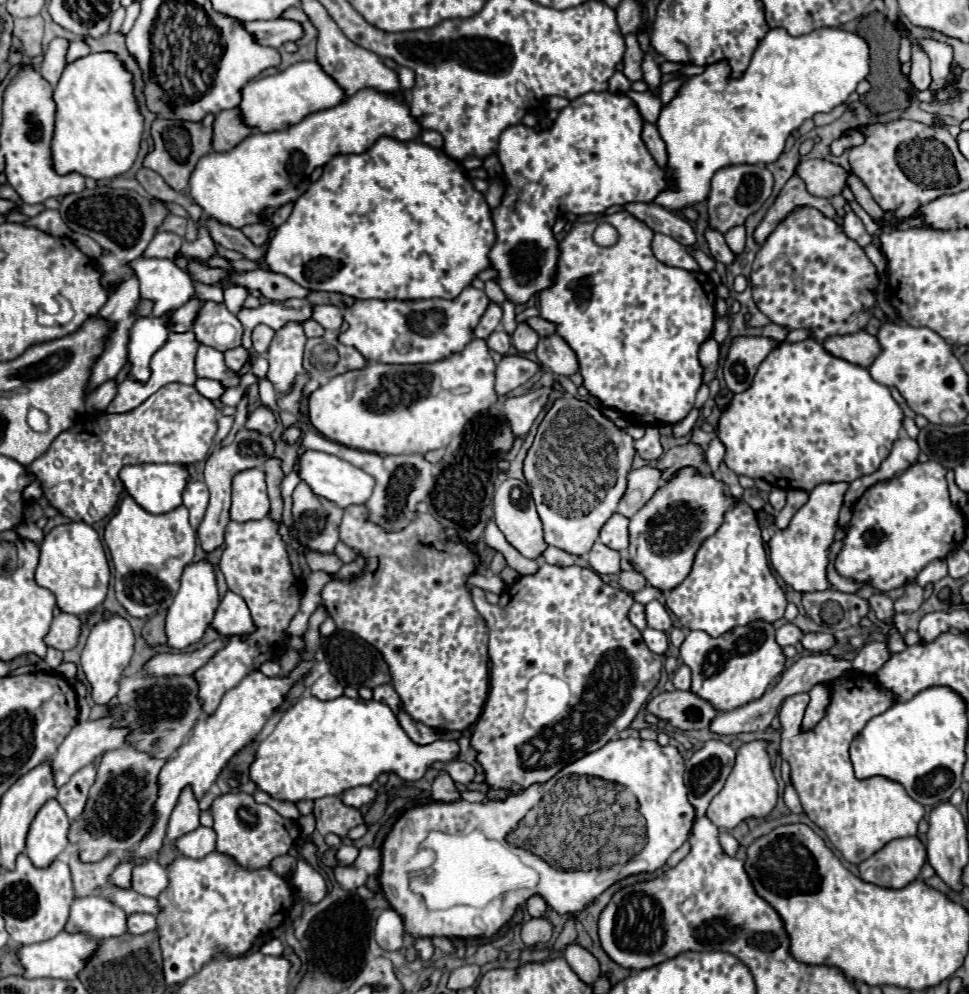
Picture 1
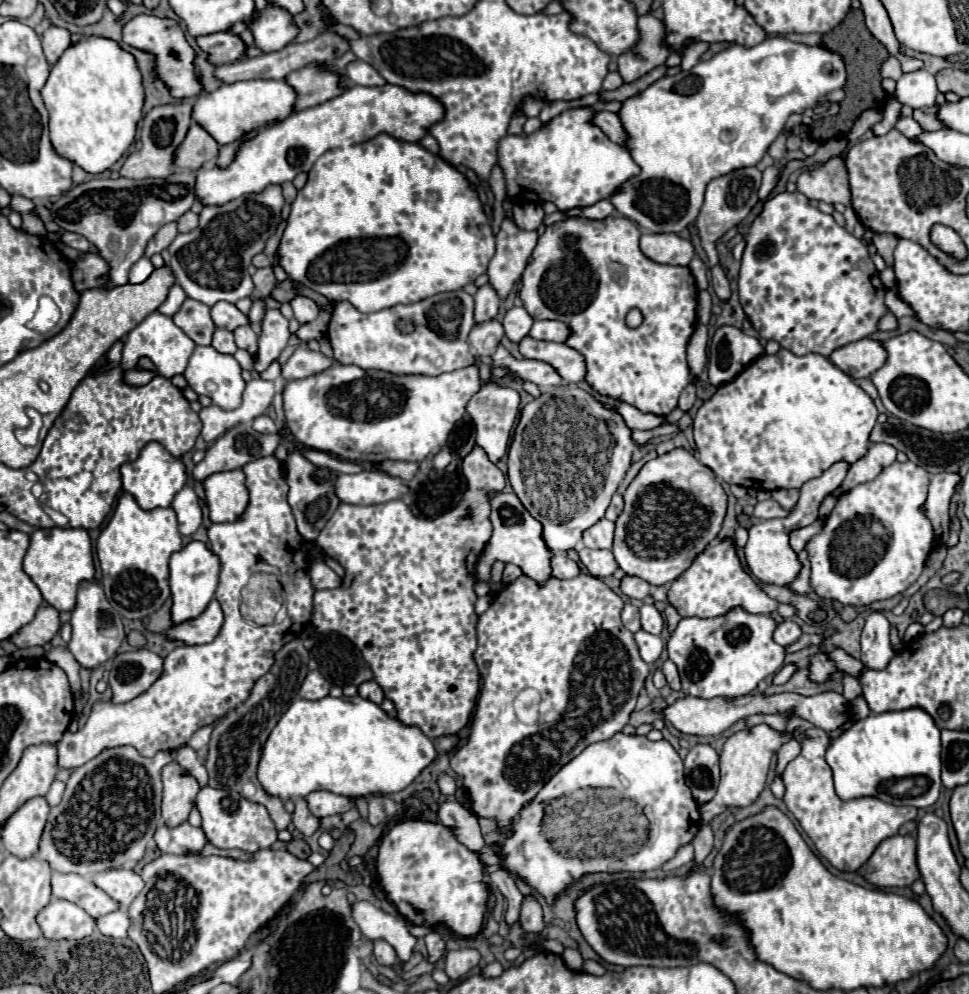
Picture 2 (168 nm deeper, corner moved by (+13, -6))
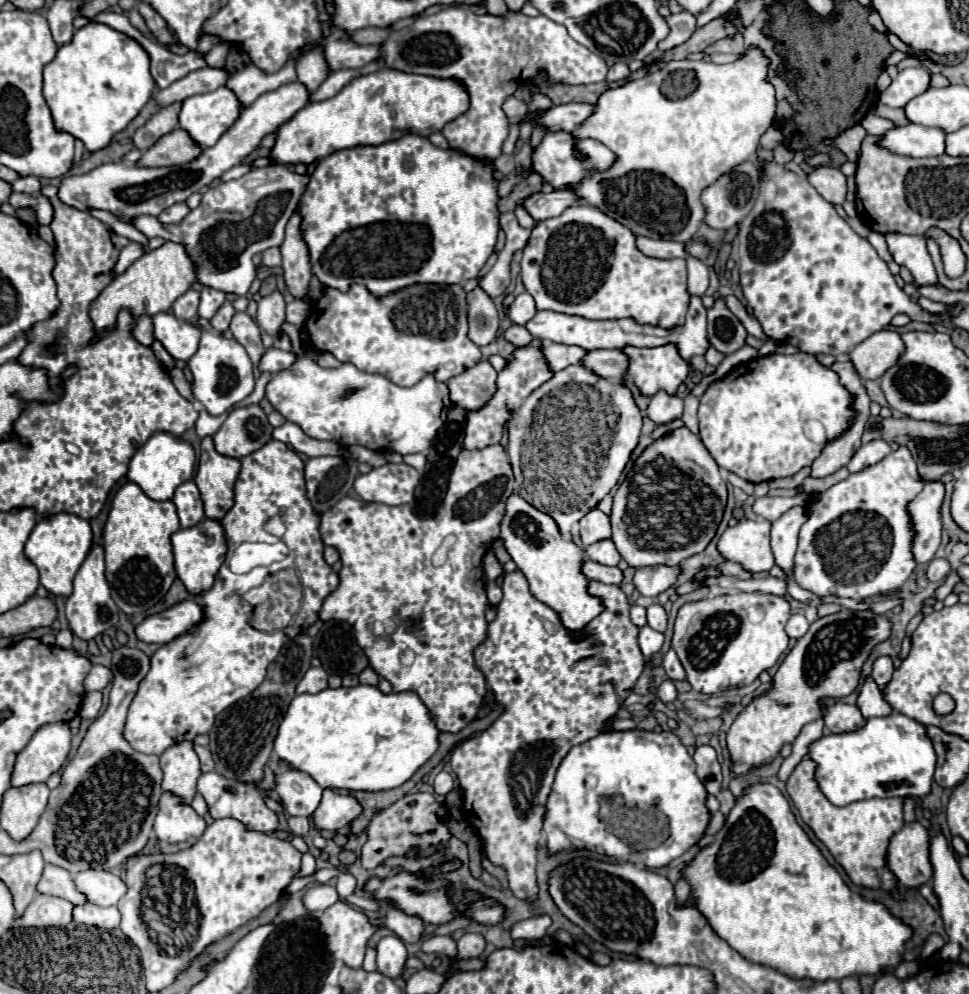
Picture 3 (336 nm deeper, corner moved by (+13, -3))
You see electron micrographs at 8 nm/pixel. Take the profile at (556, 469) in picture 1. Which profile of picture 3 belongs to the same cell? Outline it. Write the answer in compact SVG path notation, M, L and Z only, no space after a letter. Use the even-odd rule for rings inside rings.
M570 365L552 375L542 387L538 387L512 415L508 423L510 443L508 457L518 483L518 495L526 499L538 511L550 515L564 537L570 537L570 529L586 513L596 509L596 505L610 493L618 483L632 451L638 445L642 429L642 413L636 407L632 393L624 385L610 383L582 365Z

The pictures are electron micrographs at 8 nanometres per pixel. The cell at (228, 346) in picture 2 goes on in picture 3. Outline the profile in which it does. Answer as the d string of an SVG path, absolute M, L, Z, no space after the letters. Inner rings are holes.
M226 301L226 303L218 309L218 313L210 319L210 325L212 325L214 331L224 333L224 331L228 331L232 317L234 317L234 307L230 305L230 301Z

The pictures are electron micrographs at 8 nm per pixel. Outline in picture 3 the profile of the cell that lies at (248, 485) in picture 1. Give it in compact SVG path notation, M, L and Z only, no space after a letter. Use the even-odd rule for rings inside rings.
M210 437L202 439L202 455L194 483L200 489L208 519L220 521L234 505L234 483L240 473L240 461L220 455Z

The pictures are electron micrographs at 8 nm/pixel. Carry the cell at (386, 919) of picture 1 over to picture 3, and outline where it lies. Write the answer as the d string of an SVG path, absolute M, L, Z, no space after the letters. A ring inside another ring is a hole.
M384 937L384 939L380 939L376 951L378 951L378 955L376 955L378 971L388 975L388 977L398 977L402 967L404 967L404 961L408 957L402 939Z

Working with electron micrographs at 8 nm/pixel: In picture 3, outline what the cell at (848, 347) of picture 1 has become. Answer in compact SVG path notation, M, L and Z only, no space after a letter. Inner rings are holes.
M884 329L858 343L848 353L848 359L852 361L860 379L878 379L898 361L902 351L904 343L900 335L896 331Z

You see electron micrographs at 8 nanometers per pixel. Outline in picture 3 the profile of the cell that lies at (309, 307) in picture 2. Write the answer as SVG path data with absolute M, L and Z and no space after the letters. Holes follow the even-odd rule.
M296 213L288 225L286 225L286 239L280 247L282 253L282 271L284 271L284 283L288 291L296 299L304 299L308 293L310 283L310 259L308 259L308 247L302 241L300 233L300 215Z

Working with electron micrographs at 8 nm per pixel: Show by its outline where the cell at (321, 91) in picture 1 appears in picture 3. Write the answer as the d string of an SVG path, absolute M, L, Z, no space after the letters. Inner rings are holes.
M218 87L210 93L192 95L182 101L180 127L190 133L190 137L202 147L212 147L224 131L228 131L244 105L238 101L232 89Z

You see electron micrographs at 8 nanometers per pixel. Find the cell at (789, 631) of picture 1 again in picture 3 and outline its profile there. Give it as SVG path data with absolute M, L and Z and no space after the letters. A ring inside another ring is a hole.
M792 615L786 623L786 635L792 637L792 639L800 639L802 635L806 635L810 623L806 621L804 615Z

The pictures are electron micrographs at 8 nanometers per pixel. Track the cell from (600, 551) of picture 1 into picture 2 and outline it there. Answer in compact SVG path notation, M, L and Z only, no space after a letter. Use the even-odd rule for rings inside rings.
M580 548L580 560L586 566L586 570L596 576L604 578L616 572L618 564L614 560L614 554L610 550L590 550L590 548Z

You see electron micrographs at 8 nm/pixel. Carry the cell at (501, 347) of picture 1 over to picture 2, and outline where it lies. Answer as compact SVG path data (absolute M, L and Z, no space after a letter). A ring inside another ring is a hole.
M492 318L488 322L474 324L468 340L470 340L470 346L476 350L476 354L492 356L500 344L502 336L504 336L502 324L496 318Z

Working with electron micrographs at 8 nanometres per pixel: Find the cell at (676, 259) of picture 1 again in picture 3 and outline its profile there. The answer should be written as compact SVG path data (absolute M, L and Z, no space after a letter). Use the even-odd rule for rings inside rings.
M638 237L636 239L638 249L648 255L648 257L658 257L658 259L674 259L682 257L686 259L686 245L678 241L666 241L666 239L648 239L648 237Z

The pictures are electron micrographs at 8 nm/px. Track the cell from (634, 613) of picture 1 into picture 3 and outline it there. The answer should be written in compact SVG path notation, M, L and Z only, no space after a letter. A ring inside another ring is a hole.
M632 605L632 609L630 609L630 621L636 627L644 627L646 625L646 609L640 607L640 605Z

